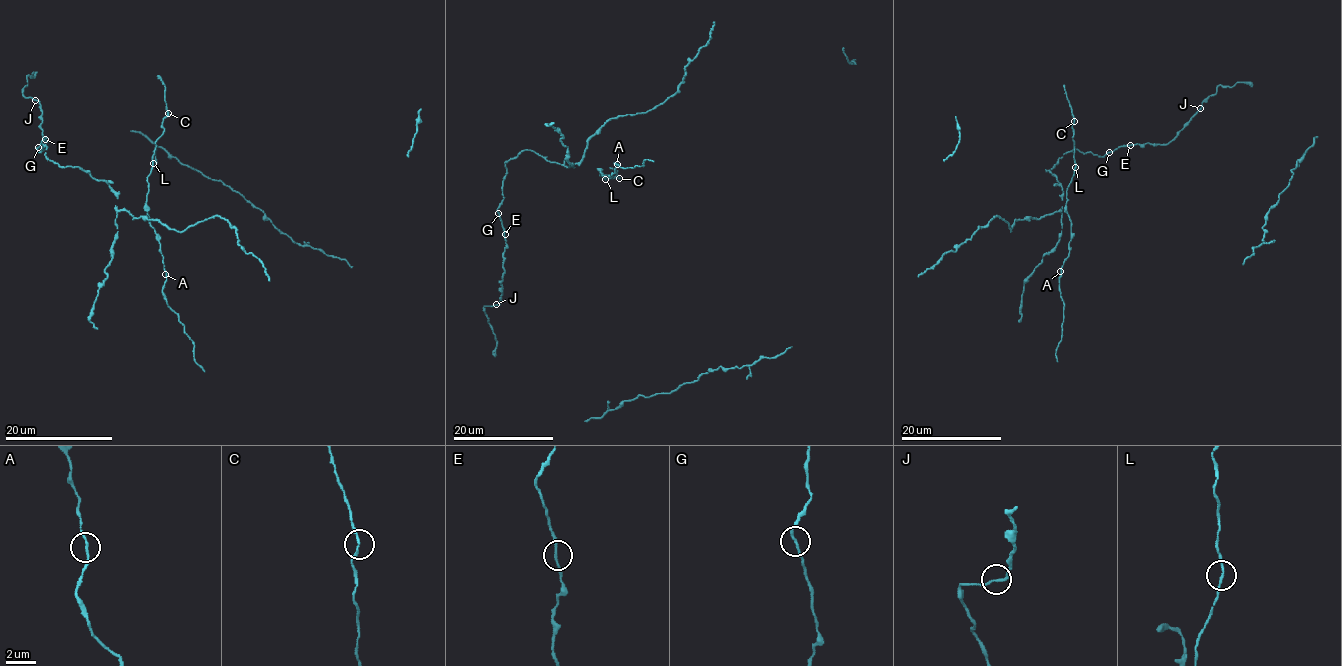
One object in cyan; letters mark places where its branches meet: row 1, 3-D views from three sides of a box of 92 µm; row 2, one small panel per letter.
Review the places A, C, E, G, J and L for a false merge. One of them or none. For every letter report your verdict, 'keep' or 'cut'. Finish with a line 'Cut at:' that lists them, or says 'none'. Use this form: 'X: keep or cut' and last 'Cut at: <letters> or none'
A: keep
C: keep
E: keep
G: keep
J: keep
L: keep
Cut at: none

